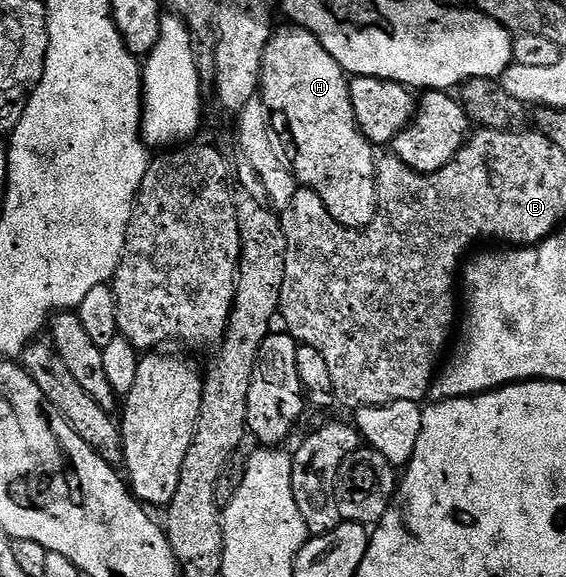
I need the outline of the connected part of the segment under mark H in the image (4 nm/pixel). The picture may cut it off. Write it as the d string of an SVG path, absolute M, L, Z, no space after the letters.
M300 27L289 28L293 29L278 28L267 43L267 51L263 51L260 100L264 101L270 114L277 116L278 113L285 120L293 136L297 154L291 160L291 168L298 182L323 199L327 211L340 225L349 229L365 229L375 219L377 210L378 158L373 157L374 146L370 145L357 126L349 94L350 78L314 33Z

